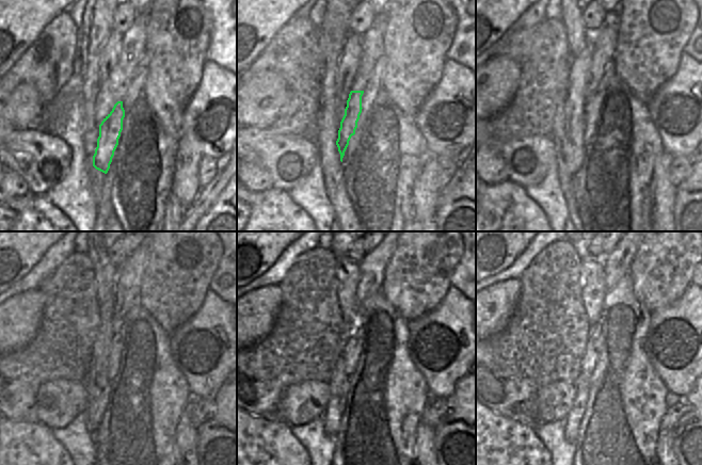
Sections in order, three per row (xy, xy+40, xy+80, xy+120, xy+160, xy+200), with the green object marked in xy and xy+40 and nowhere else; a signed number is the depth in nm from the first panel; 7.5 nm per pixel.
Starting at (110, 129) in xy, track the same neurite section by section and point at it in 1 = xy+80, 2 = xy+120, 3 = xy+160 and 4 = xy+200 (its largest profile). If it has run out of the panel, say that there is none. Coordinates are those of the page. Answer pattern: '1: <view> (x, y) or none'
1: xy+80 (605, 39)
2: xy+120 (129, 279)
3: xy+160 (372, 266)
4: xy+200 (617, 262)

